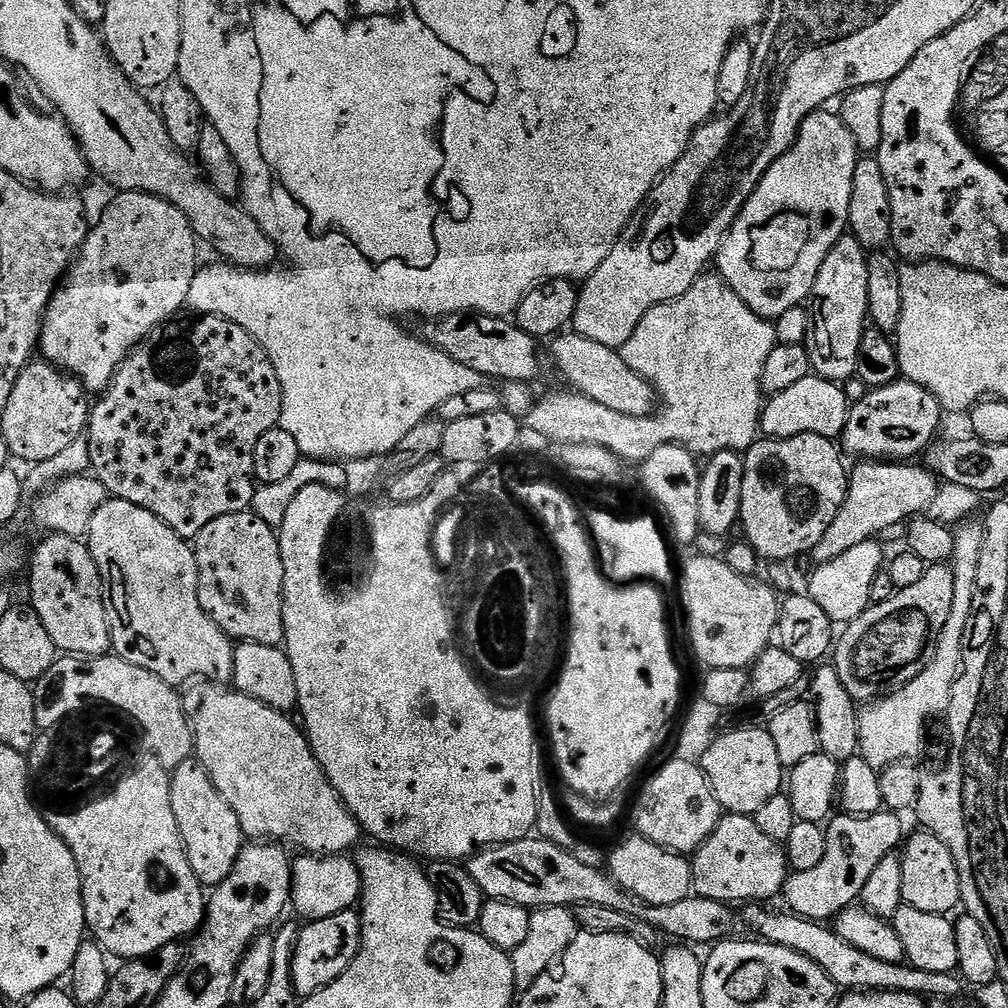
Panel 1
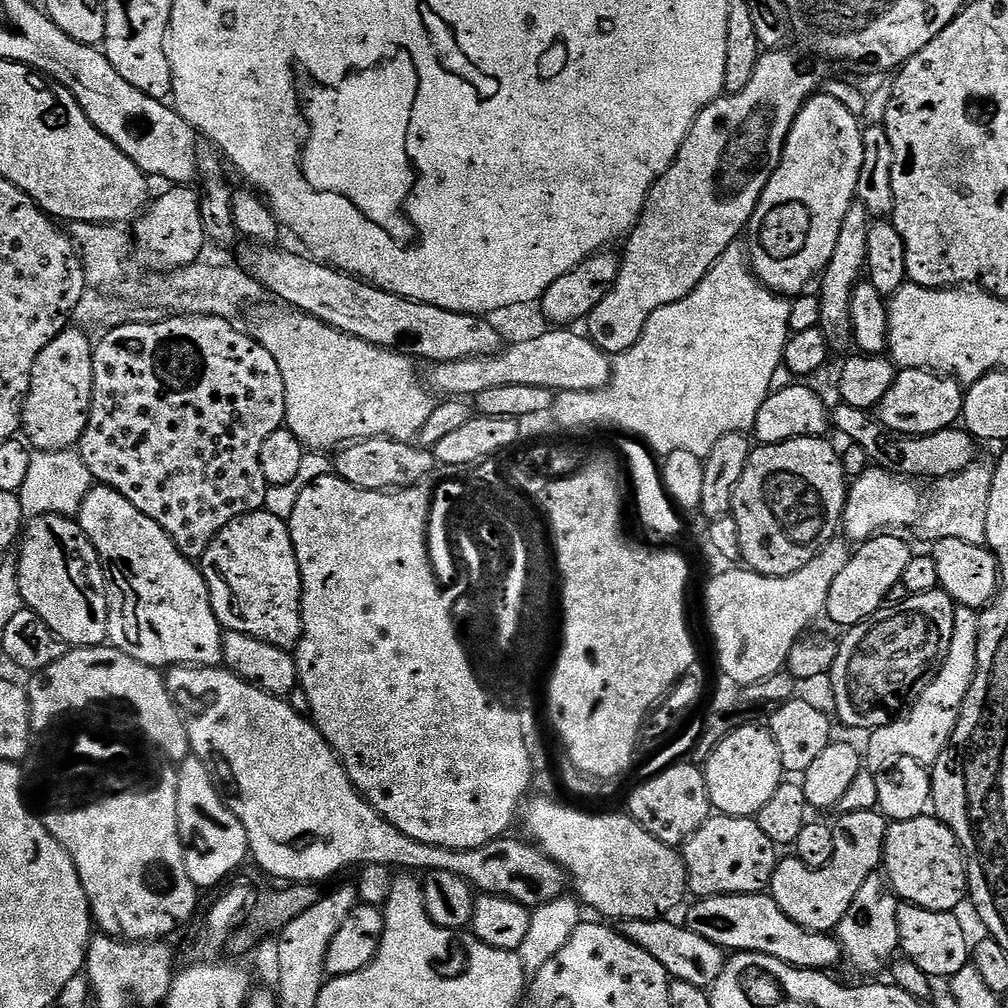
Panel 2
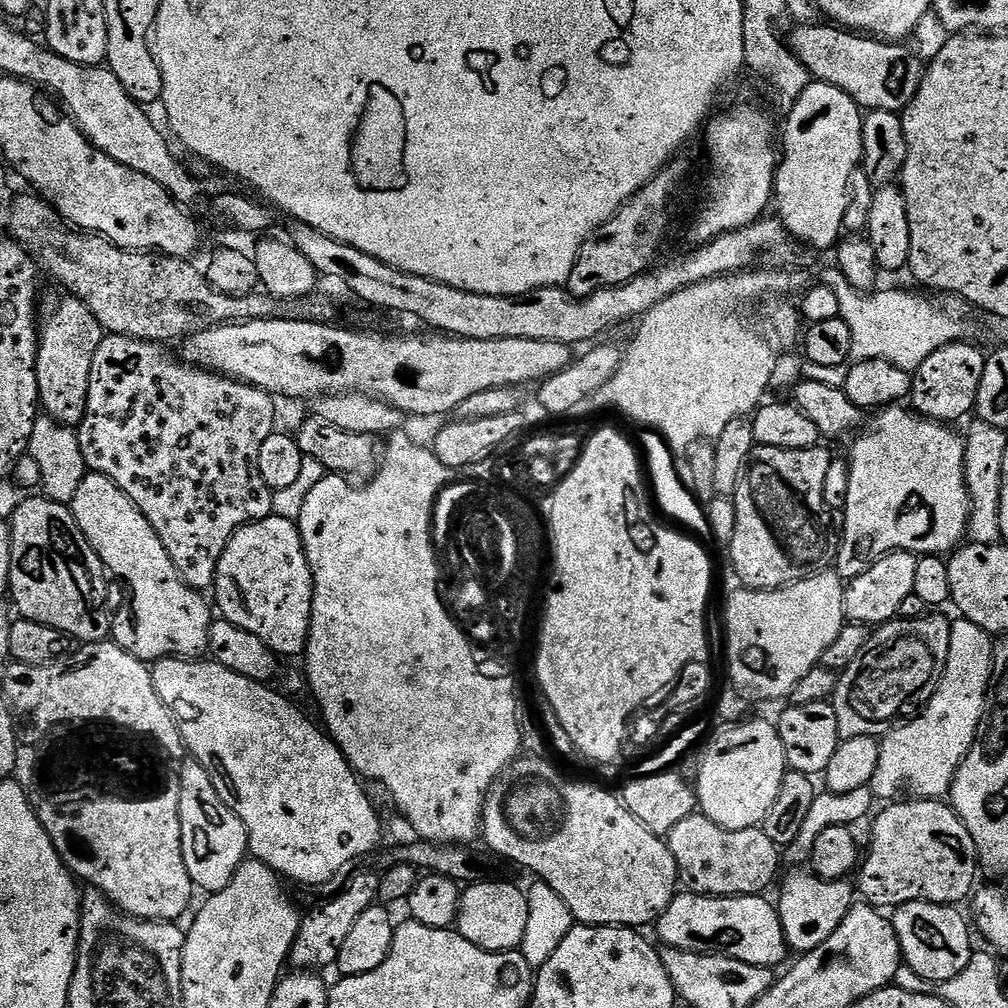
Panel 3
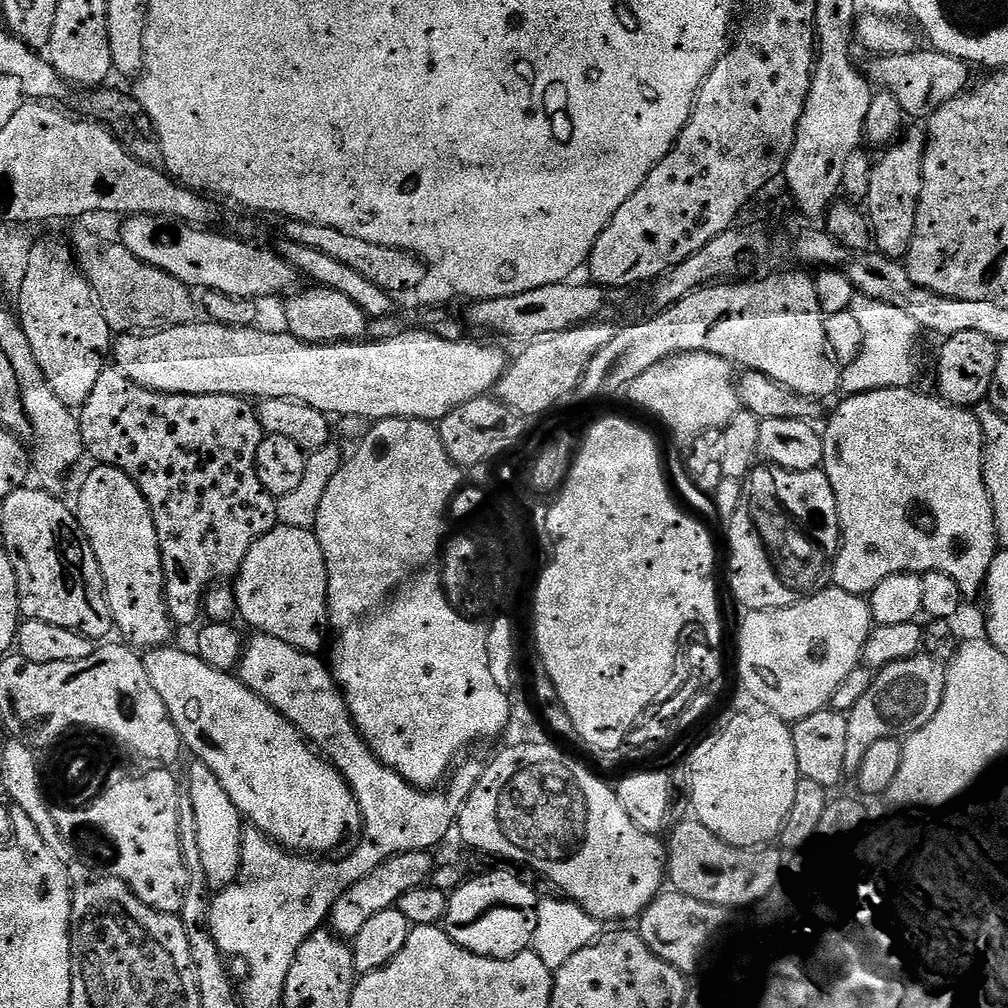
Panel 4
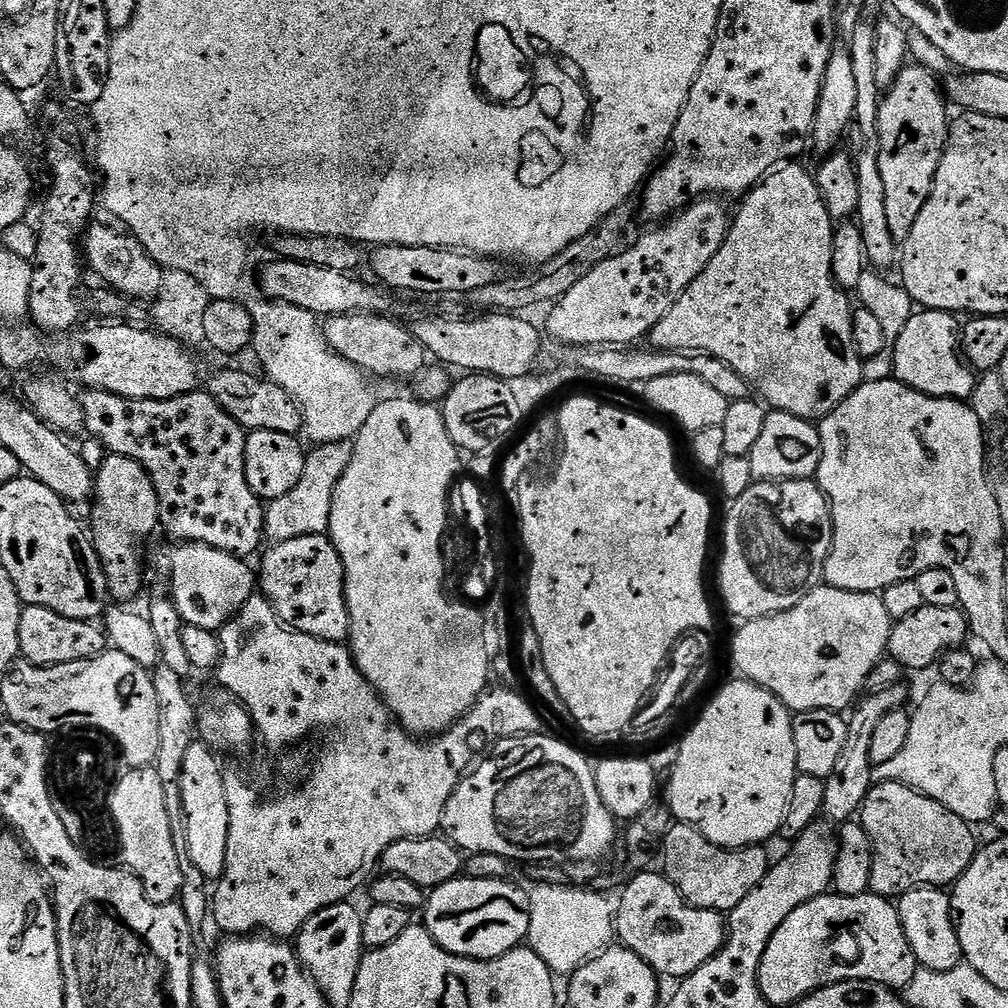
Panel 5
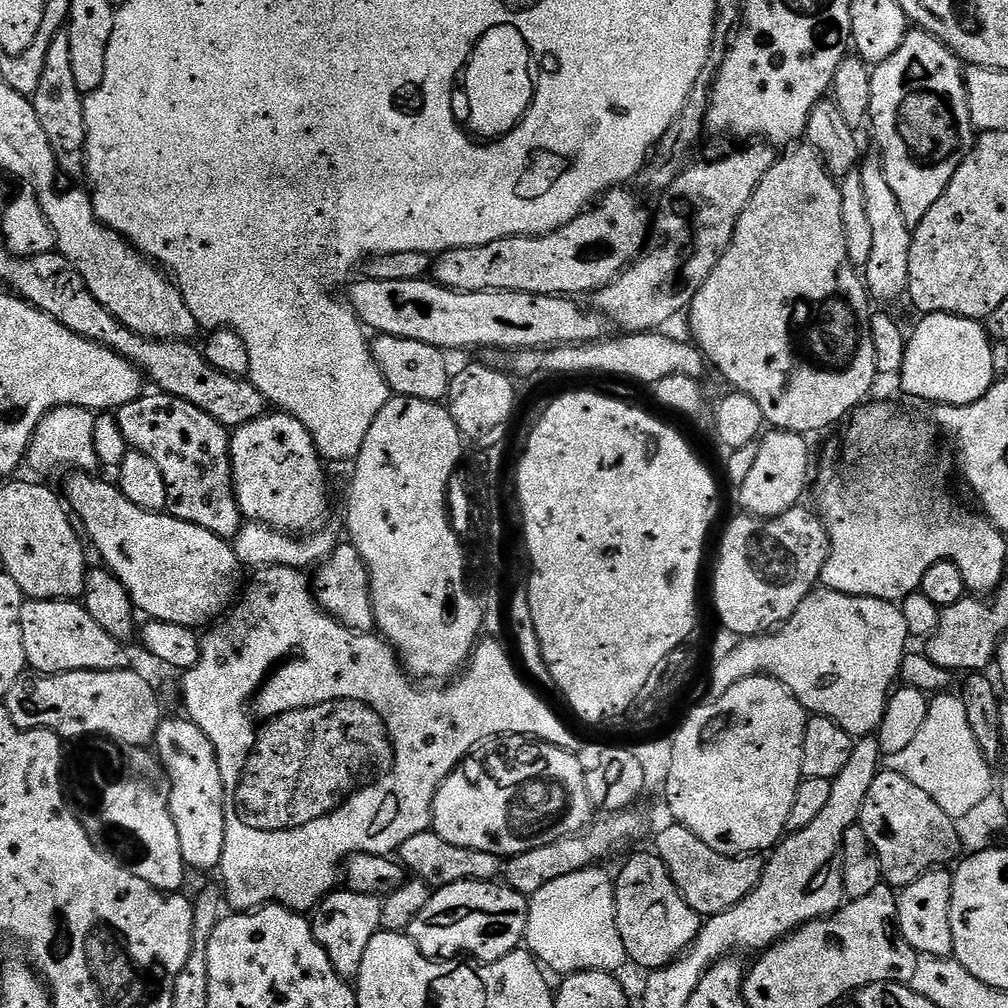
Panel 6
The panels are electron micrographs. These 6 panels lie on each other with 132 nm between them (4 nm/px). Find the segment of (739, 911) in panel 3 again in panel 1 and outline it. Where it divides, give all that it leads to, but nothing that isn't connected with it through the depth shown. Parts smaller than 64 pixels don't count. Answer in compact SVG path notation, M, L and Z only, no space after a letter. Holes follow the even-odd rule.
M758 904L749 905L744 912L744 920L755 931L753 932L765 943L786 946L804 957L810 958L816 965L826 971L827 976L835 982L839 989L845 991L878 991L914 993L926 998L954 998L964 987L963 981L953 973L922 971L907 963L890 963L879 961L870 954L865 954L857 947L851 947L835 929L821 923L806 920L793 913L778 914L770 912Z

